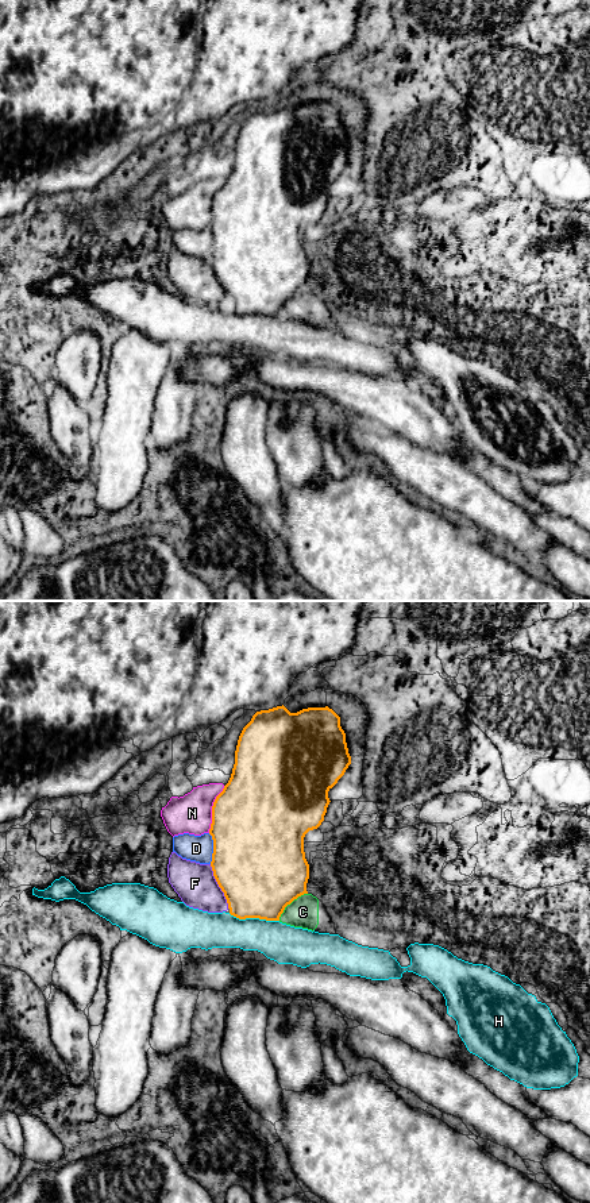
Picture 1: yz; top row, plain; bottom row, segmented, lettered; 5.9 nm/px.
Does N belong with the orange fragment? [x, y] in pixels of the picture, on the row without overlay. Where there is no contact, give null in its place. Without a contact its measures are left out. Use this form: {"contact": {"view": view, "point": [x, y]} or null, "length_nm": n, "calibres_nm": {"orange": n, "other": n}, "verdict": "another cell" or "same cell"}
{"contact": {"view": "yz", "point": [212, 204]}, "length_nm": 300, "calibres_nm": {"orange": 500, "other": 240}, "verdict": "same cell"}

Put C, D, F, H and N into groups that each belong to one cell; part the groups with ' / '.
C / D / F / H / N

